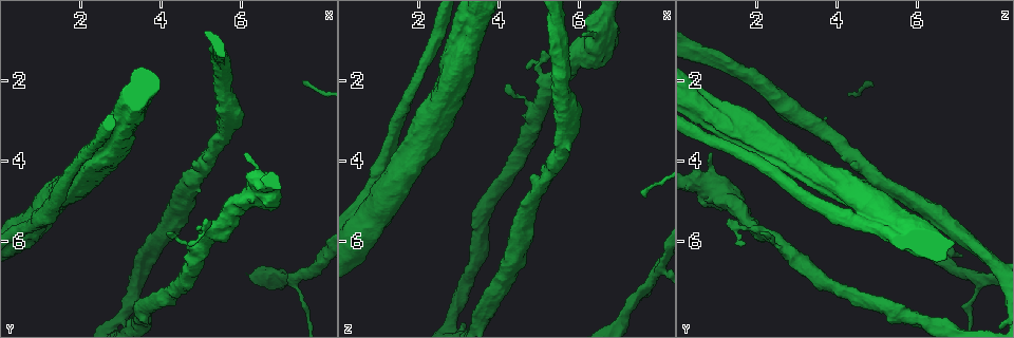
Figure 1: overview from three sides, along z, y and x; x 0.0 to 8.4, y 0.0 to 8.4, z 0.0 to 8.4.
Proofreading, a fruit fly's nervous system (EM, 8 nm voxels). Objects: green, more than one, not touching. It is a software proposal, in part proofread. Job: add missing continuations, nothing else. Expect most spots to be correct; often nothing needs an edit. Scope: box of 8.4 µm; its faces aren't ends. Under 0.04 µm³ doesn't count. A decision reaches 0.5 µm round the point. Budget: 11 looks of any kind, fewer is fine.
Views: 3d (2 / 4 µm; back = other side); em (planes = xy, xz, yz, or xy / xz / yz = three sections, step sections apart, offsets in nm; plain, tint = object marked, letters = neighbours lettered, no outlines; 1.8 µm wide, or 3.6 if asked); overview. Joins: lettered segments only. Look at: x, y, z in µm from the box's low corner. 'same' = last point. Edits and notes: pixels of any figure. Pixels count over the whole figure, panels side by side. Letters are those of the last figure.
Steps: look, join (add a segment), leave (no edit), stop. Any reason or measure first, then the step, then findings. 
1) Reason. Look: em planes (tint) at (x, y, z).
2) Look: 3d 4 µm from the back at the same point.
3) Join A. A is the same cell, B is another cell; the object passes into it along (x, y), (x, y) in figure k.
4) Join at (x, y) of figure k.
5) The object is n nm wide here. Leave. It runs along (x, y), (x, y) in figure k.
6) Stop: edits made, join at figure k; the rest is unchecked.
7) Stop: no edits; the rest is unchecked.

Free end. Look: em yz step 16 (letters) at (5.15, 5.55, 1.20).

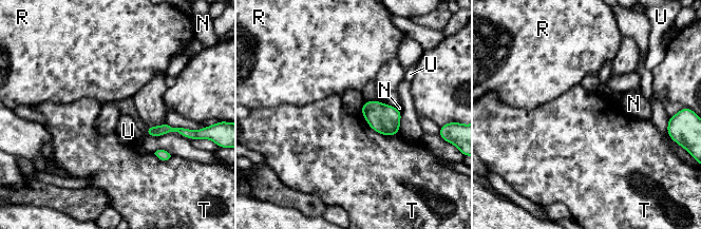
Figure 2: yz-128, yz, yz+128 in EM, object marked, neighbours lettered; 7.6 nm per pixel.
Another direction. Look: em planes (letters) at the same point.

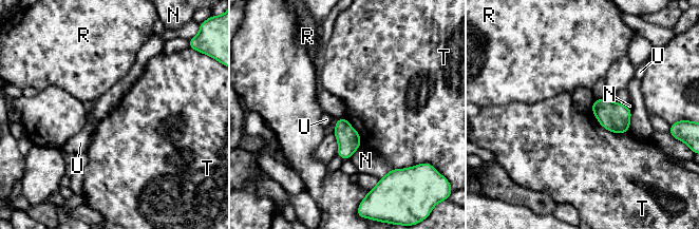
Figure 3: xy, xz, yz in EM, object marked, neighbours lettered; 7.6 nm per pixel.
The longest contact is with T, 340 nm. Leave. N, R, T and U are other cells; none of them fits.

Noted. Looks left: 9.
Tapers out. Look: 3d 4 µm at (6.10, 3.75, 0.85).

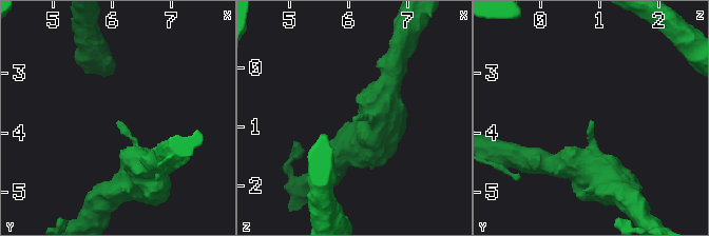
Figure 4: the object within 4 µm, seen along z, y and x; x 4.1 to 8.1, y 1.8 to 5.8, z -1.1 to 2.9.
Look: em xz step 8 (letters) at (6.10, 3.80, 0.90).

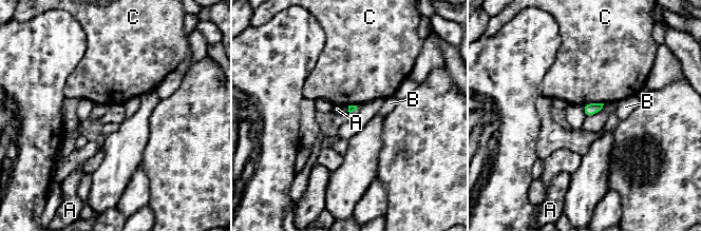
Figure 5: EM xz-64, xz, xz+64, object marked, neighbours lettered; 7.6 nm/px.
Another direction. Look: em planes (letters) at the same point.

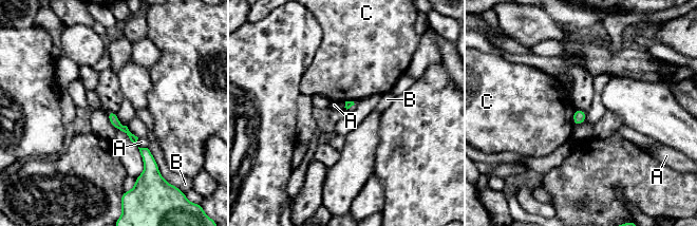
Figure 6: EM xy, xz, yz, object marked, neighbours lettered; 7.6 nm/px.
Leave. A, B and C are other cells; it runs along (110, 113), (113, 119), (150, 158) in figure 6; none of them fits.

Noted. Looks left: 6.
Small branch off a trunk. Look: 3d 4 µm at (1.00, 5.30, 4.65).

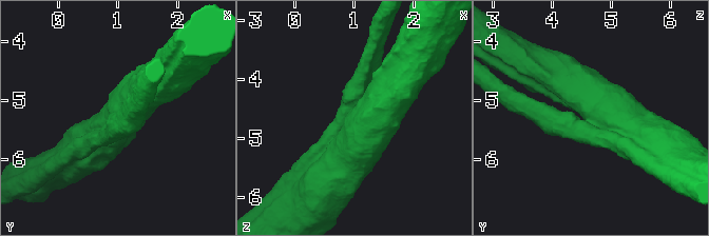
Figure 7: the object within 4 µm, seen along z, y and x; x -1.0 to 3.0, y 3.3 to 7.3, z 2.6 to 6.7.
4 arms meet here; now the EM. Look: em 3.6 µm xz step 16 (tint) at (1.00, 5.30, 4.60).

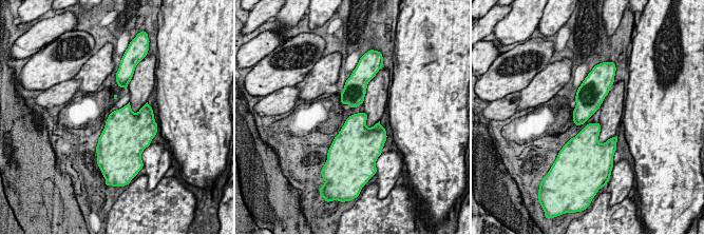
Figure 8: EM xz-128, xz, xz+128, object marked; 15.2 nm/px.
Cut it another way. Look: em 3.6 µm planes (letters) at the same point.

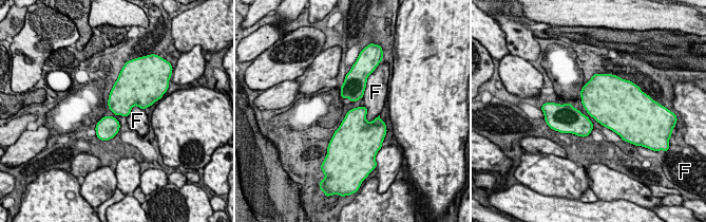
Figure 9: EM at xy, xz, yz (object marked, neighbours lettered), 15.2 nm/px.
Leave. F is another cell; a border runs along (363, 106), (368, 122), (379, 115) in figure 9; no lettered segment goes on from it.

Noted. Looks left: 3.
Two arms in line, one across. Look: em planes (tint) at (7.25, 6.90, 7.55).

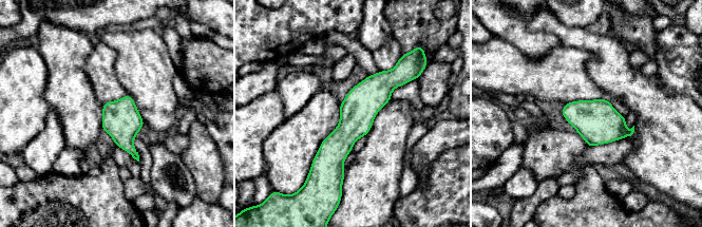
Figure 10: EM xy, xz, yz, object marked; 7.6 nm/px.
Look: em planes (letters) at the same point.

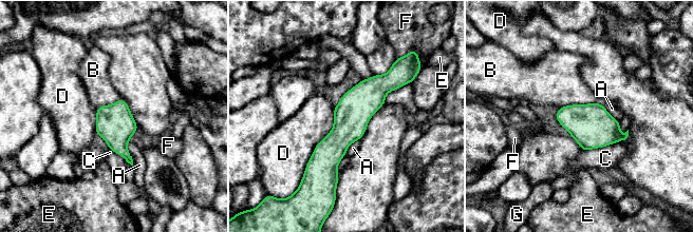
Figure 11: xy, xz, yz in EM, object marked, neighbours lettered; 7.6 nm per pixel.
Leave. A, B, C, D, E, F and G are other cells; a border runs along (335, 107), (302, 177) in figure 11; none of them fits.

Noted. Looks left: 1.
Stop: no edits; the rest is unchecked.

